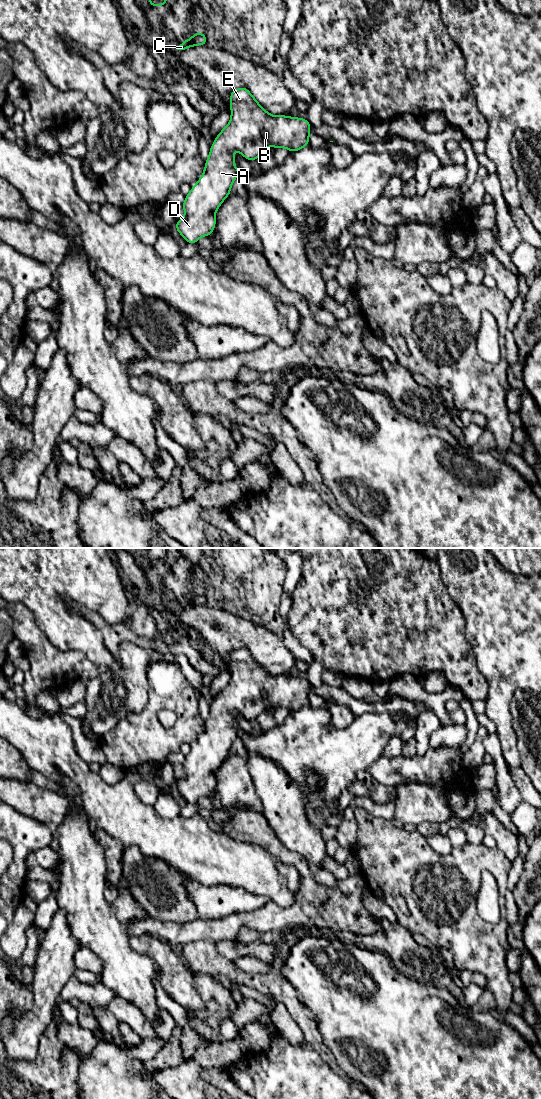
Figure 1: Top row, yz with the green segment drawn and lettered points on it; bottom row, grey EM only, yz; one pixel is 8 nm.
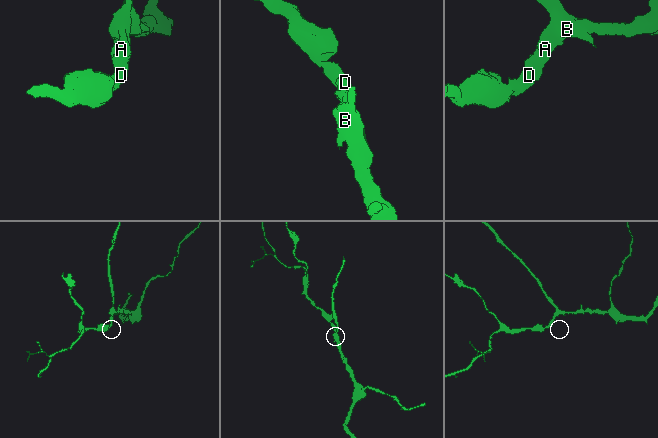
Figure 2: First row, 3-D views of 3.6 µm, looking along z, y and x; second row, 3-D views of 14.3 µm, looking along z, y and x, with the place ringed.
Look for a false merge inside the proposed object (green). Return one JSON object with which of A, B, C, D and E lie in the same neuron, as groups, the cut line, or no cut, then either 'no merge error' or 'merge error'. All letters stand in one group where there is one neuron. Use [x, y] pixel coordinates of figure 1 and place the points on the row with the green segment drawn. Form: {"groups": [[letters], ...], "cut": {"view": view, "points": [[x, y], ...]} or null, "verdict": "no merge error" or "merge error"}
{"groups": [["A", "B", "C", "D", "E"]], "cut": null, "verdict": "no merge error"}

